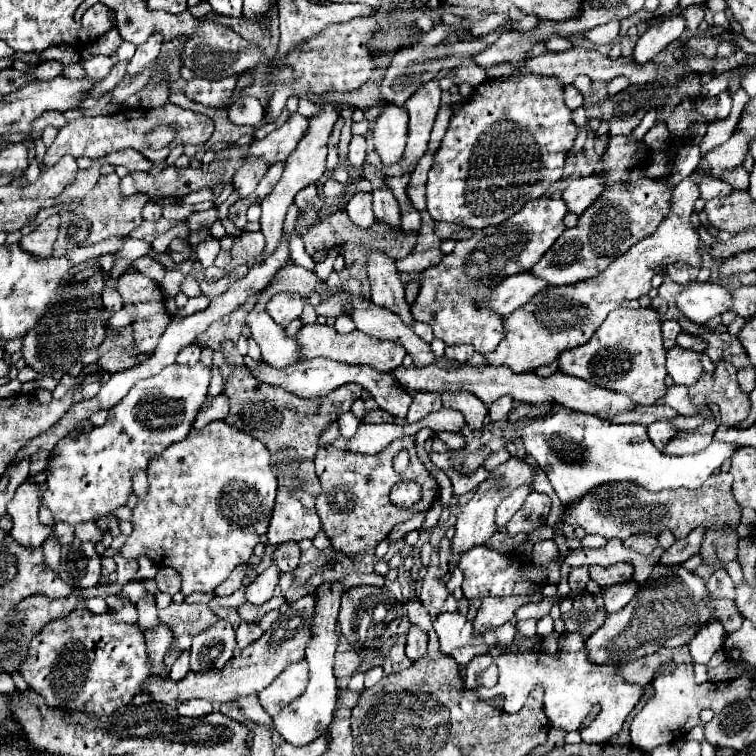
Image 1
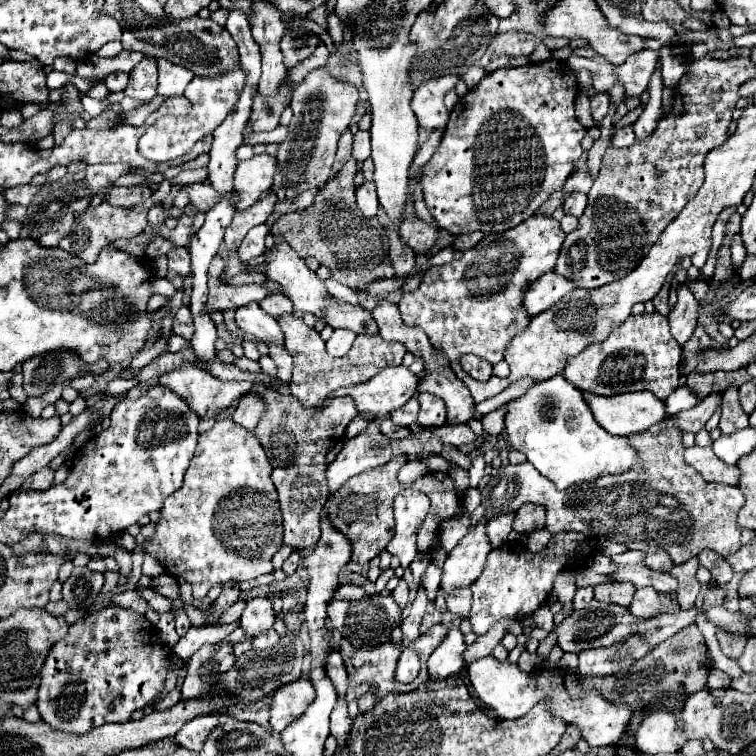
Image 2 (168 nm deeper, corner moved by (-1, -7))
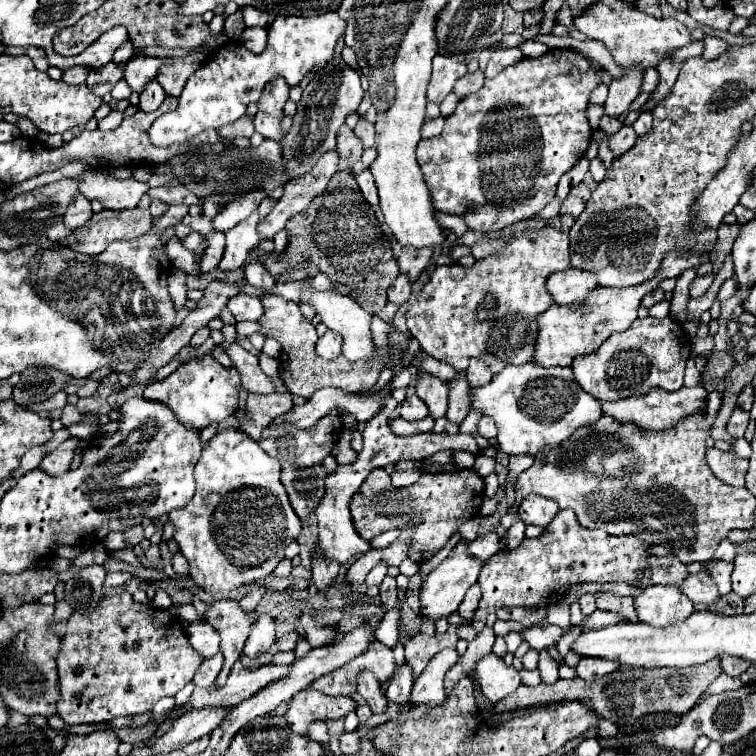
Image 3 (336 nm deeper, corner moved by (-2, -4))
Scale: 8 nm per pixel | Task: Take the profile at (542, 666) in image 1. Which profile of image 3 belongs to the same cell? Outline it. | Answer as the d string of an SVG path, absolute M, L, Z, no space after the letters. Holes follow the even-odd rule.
M495 653L485 655L477 663L475 673L483 695L493 703L499 703L503 697L509 697L521 685L519 671L513 665L507 667L505 661Z

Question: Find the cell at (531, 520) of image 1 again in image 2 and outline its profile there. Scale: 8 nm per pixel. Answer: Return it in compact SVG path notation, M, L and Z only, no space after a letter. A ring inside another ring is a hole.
M524 504L522 508L516 510L514 516L514 530L520 534L530 534L534 530L544 528L546 520L546 510L538 504Z

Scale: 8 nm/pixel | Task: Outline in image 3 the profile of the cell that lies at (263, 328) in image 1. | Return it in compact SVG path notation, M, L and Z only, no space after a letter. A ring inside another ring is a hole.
M245 293L235 295L231 297L227 307L237 321L259 321L259 317L263 317L261 299L253 295L245 295Z

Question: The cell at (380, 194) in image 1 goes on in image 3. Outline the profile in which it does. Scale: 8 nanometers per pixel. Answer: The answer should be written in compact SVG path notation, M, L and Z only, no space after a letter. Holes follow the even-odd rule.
M399 273L399 277L387 289L387 299L393 301L395 305L401 305L401 303L405 303L405 301L411 299L411 293L413 293L413 289L411 289L409 277L403 277L403 273Z

